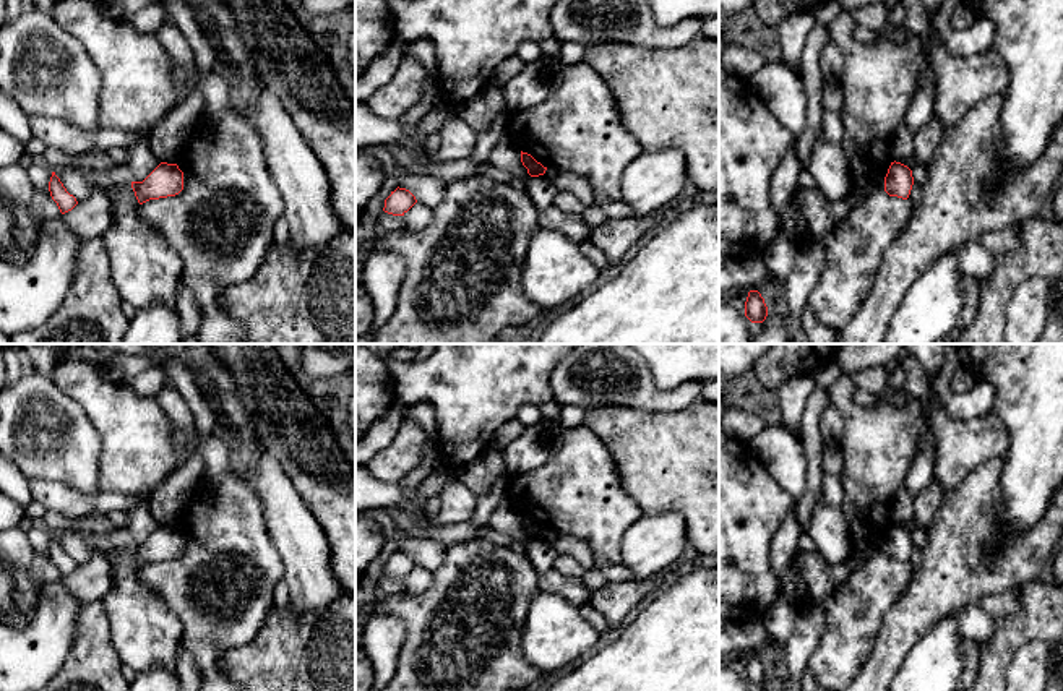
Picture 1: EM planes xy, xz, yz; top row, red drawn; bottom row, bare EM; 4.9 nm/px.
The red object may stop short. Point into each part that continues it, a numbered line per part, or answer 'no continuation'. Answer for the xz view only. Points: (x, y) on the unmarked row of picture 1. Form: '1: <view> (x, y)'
no continuation

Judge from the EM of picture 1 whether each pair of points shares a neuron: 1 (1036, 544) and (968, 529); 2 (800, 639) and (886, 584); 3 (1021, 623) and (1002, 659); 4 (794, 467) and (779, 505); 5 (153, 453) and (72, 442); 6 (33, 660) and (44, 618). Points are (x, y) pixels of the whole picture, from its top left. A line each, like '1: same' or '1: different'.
1: same
2: different
3: same
4: different
5: different
6: same

